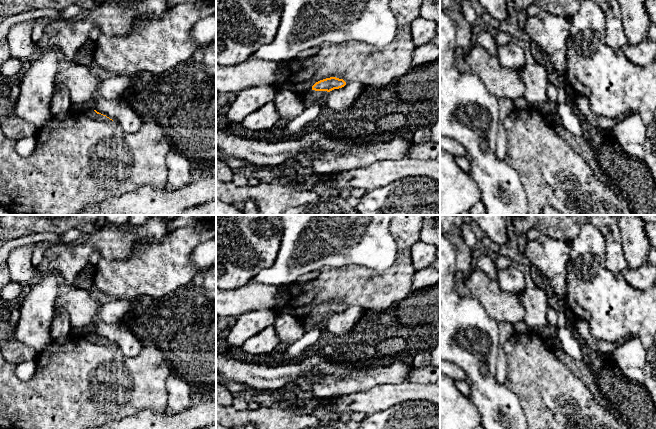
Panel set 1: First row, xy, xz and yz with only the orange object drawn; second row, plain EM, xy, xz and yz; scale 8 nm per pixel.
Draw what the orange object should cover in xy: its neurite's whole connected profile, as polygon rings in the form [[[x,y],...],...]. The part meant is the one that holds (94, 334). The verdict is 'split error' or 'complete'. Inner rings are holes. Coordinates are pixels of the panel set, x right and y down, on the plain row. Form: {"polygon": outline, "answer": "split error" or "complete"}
{"polygon": [[[93,333],[88,334],[84,338],[93,344],[97,344],[97,345],[101,345],[101,346],[112,346],[113,345],[112,343],[110,343],[106,339],[103,339],[103,338],[97,336],[96,334],[93,334]]], "answer": "split error"}

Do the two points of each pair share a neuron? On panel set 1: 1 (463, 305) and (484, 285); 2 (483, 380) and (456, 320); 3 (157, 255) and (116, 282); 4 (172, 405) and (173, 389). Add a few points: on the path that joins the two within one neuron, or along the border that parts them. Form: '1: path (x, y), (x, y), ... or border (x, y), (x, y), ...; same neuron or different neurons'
1: border (470, 294), (481, 303), (488, 314); different neurons
2: path (490, 360), (491, 336), (476, 325); same neuron
3: path (147, 265), (136, 276), (126, 279); same neuron
4: path (173, 401), (173, 393); same neuron

